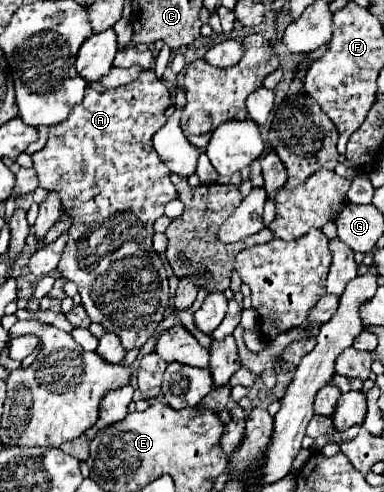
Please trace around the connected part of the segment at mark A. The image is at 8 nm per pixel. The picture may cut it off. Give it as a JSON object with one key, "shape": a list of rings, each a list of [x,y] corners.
{"shape":[[[142,71],[136,81],[108,89],[106,93],[86,87],[82,103],[70,111],[64,123],[50,127],[46,147],[32,155],[40,187],[56,191],[64,213],[72,217],[70,239],[58,271],[66,281],[78,285],[82,305],[92,323],[100,323],[106,331],[116,333],[126,351],[140,349],[152,337],[168,309],[168,275],[160,255],[152,247],[152,225],[164,215],[164,205],[176,199],[176,189],[170,181],[168,167],[152,147],[152,137],[166,123],[164,113],[170,105],[170,91],[154,71]]]}

